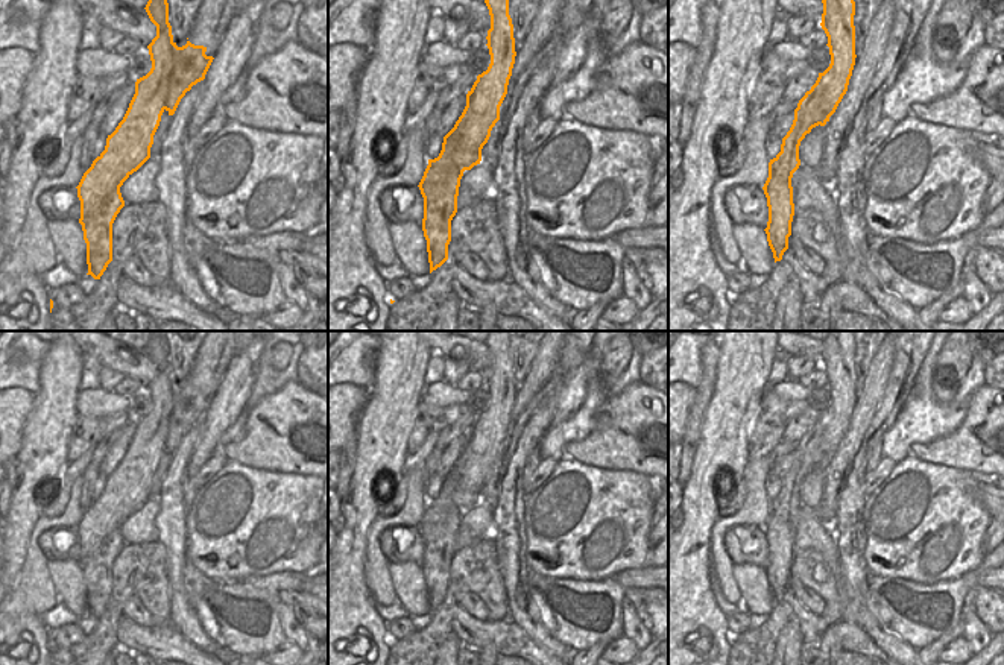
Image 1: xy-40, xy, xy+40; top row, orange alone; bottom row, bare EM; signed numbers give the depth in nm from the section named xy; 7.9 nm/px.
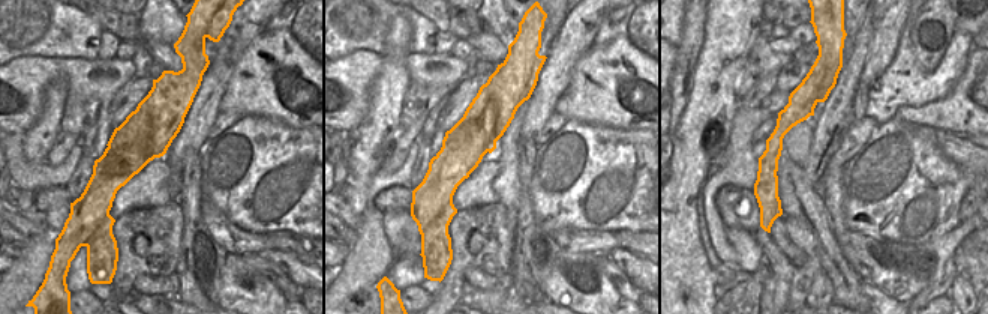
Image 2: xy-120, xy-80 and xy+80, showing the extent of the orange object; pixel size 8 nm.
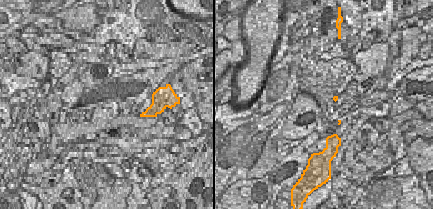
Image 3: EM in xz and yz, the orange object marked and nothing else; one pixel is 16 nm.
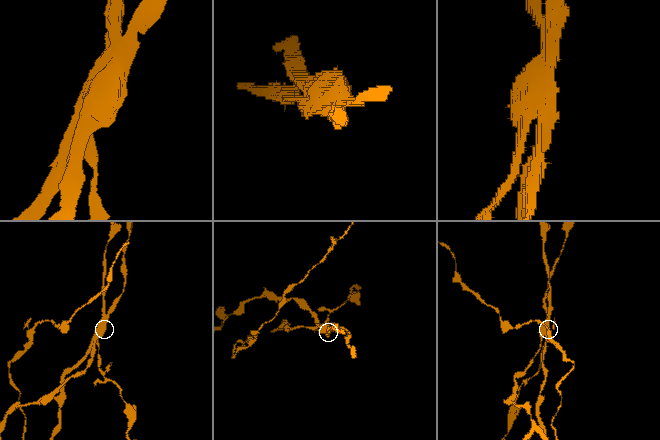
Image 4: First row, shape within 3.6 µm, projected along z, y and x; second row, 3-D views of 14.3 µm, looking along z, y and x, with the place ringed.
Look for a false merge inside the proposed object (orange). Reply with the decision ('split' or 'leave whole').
split

